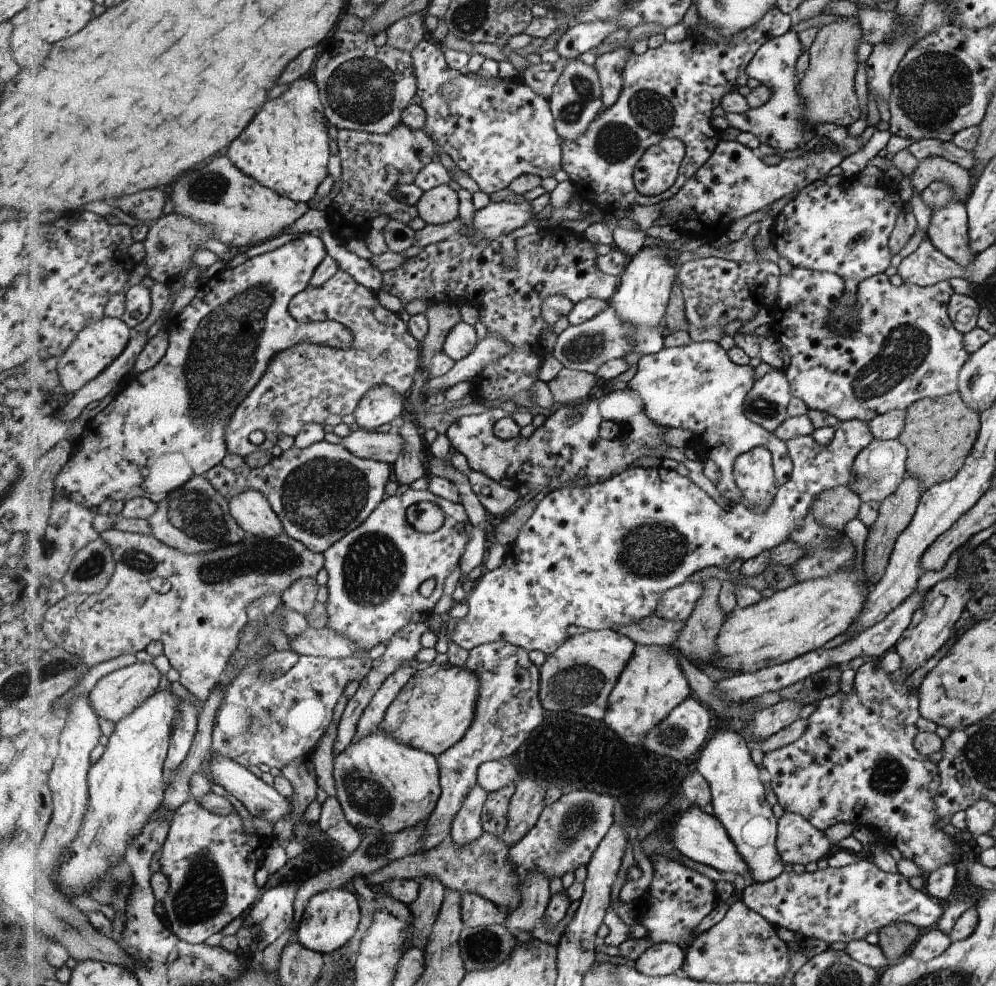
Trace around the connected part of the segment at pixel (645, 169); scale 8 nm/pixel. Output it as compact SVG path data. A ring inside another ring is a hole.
M667 139L663 145L649 148L634 171L637 191L645 197L655 197L670 190L679 177L686 155L686 145L678 139Z

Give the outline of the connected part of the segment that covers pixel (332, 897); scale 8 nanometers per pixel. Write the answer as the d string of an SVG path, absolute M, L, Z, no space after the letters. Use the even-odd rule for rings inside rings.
M344 887L321 892L313 896L307 904L295 939L306 948L319 952L321 955L330 955L335 950L341 950L357 932L357 926L361 920L360 908L359 898Z

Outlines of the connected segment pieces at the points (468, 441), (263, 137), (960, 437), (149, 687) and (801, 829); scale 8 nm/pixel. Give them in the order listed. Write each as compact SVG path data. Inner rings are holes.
M629 387L577 404L557 405L554 411L547 413L543 426L536 429L529 439L519 436L505 441L494 434L496 423L509 414L507 407L459 417L453 420L446 436L454 449L465 456L470 469L483 472L497 483L510 487L526 485L530 496L541 492L547 484L552 491L574 484L576 487L590 486L598 478L611 479L613 472L628 469L627 466L636 459L660 457L656 452L669 447L661 440L661 434L666 430L647 417L640 393Z
M310 76L301 77L283 94L265 102L251 124L224 154L260 184L293 201L308 203L329 175L329 124L316 81Z
M959 392L939 399L925 398L917 400L905 412L904 426L896 440L899 440L906 449L906 462L904 464L906 473L917 480L918 489L923 492L935 484L949 481L960 471L965 458L969 456L976 443L976 437L979 435L980 414L976 410L965 406Z
M137 661L131 666L121 668L101 678L90 692L88 700L91 701L97 715L117 724L130 716L145 700L154 696L164 685L164 677L155 664Z
M786 813L778 820L777 849L784 864L819 862L831 856L835 845L825 832L796 813Z

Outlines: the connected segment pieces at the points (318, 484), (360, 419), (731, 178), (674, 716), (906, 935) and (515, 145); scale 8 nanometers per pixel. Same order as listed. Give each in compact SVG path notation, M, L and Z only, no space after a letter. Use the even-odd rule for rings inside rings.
M322 441L304 450L293 446L260 469L243 466L233 471L218 465L209 470L205 476L212 482L213 487L229 501L250 489L260 491L268 498L268 502L280 517L287 535L300 541L308 550L324 554L333 544L364 524L369 516L372 516L372 512L380 507L385 501L387 482L394 480L393 473L392 466L387 462L361 459L354 456L342 444L329 444L329 442Z
M388 385L373 388L362 400L354 413L360 429L372 432L383 424L395 420L404 412L406 396L398 394Z
M826 139L820 140L822 148L818 154L806 152L795 159L783 159L777 166L767 166L761 158L737 140L733 142L721 140L711 159L702 168L698 169L696 176L687 180L684 188L681 188L681 191L669 200L669 203L661 210L658 222L668 224L681 235L705 239L708 243L717 243L720 237L725 235L727 227L731 226L733 222L737 222L737 220L741 220L741 218L745 218L745 216L749 216L749 214L753 214L761 208L770 207L773 202L787 196L787 194L791 194L793 190L801 191L813 182L826 178L835 166L839 167L844 159L843 154L838 152L838 147L836 152L826 150L825 145L828 142Z
M694 696L677 706L656 728L653 728L644 741L644 747L659 756L667 756L681 762L693 756L709 739L711 732L711 710Z
M892 923L877 932L878 948L883 959L888 964L901 958L919 936L919 930L911 924Z
M429 37L412 52L418 78L417 101L427 113L425 130L436 144L437 150L445 152L479 186L480 191L490 195L503 190L522 175L538 175L542 179L554 177L563 169L563 140L556 130L556 118L550 100L525 82L516 79L480 79L449 67L444 47ZM445 84L459 84L461 94L457 98L447 98L443 94Z

